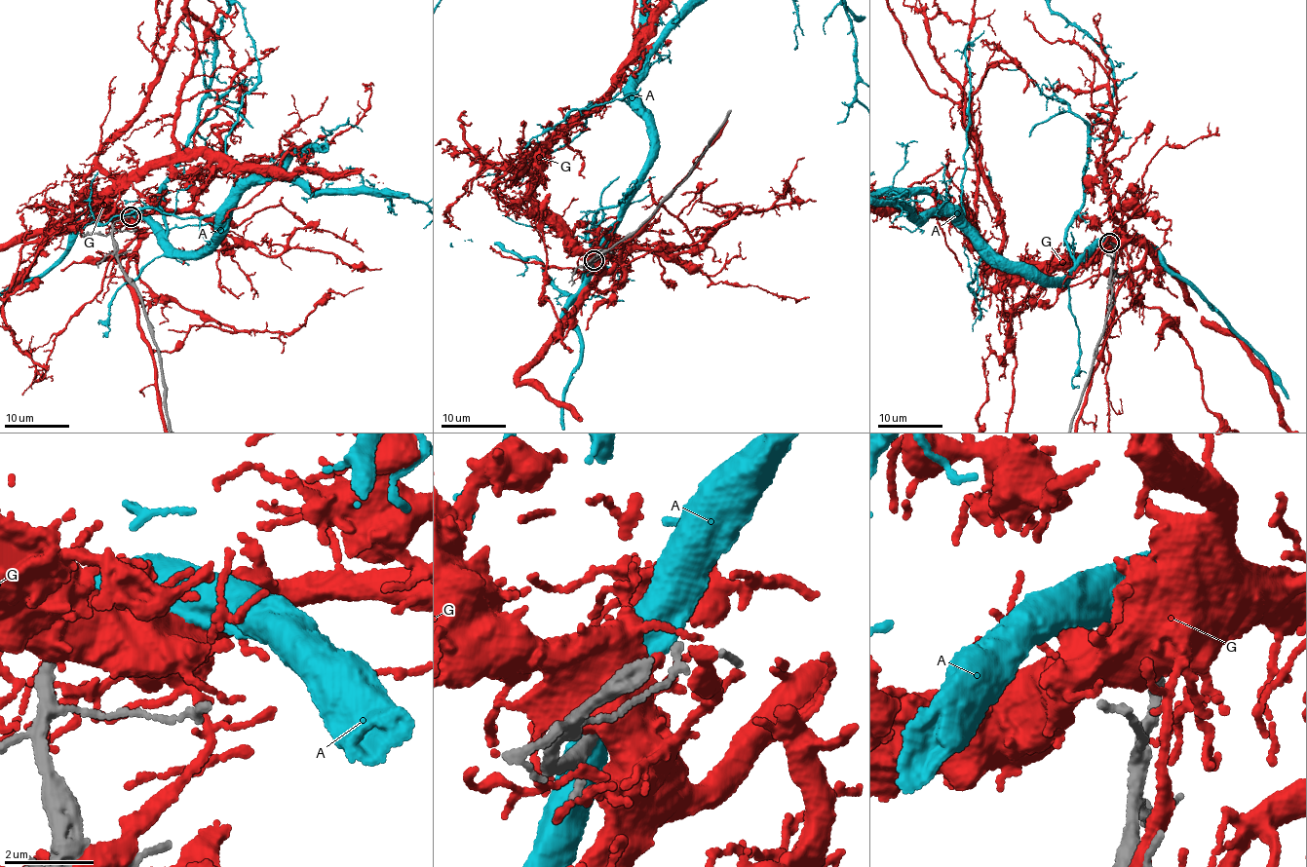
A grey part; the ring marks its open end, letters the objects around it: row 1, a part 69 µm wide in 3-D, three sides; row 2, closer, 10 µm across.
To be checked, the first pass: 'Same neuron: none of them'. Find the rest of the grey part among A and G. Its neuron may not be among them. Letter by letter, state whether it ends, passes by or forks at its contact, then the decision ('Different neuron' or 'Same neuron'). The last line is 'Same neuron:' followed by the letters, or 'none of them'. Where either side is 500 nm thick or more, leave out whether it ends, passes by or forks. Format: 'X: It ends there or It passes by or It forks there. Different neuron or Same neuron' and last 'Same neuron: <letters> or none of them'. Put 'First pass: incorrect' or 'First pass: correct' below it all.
A: Same neuron
G: Different neuron
Same neuron: A
First pass: incorrect

